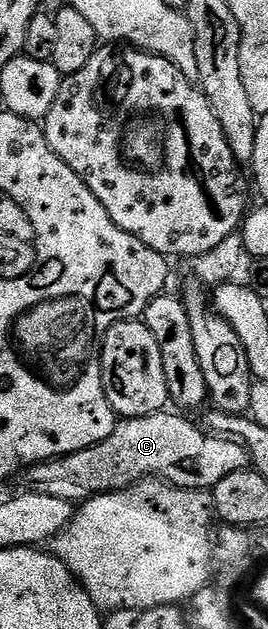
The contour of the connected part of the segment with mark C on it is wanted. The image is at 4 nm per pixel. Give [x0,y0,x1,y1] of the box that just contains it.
[21,410,252,501]

